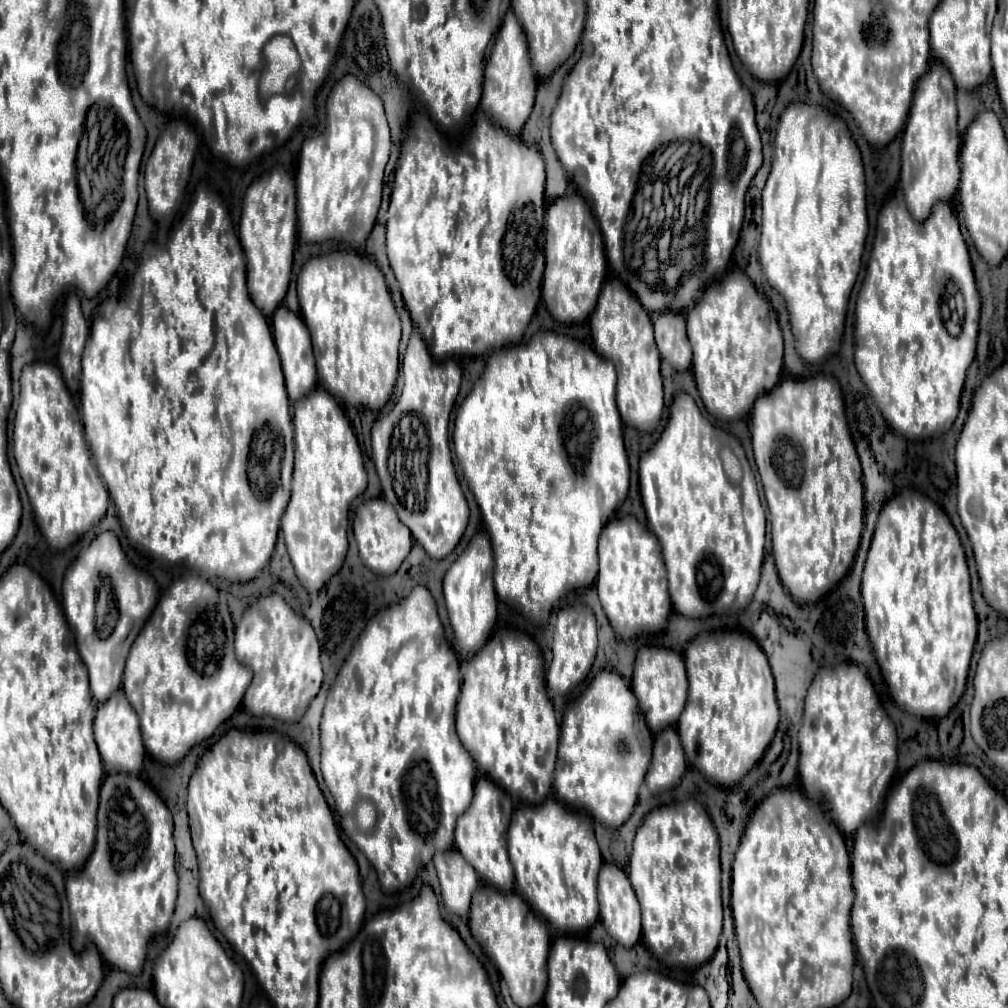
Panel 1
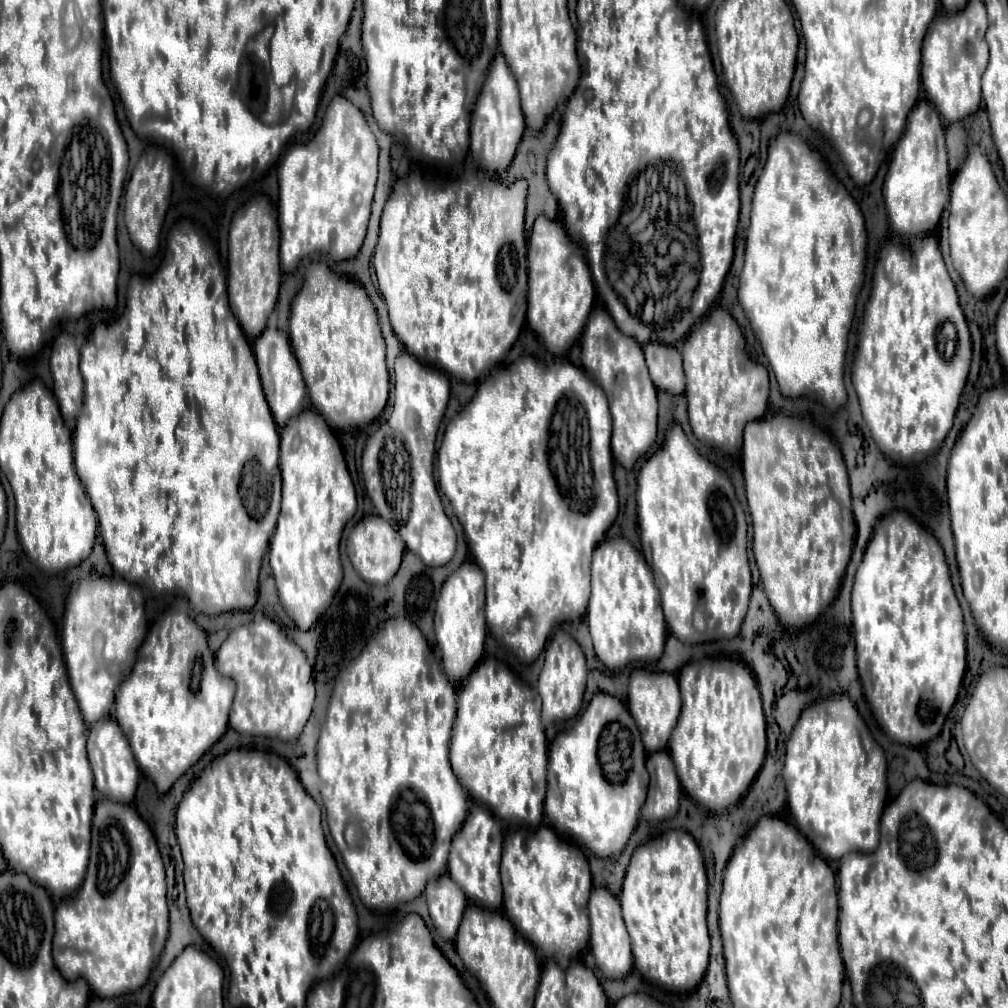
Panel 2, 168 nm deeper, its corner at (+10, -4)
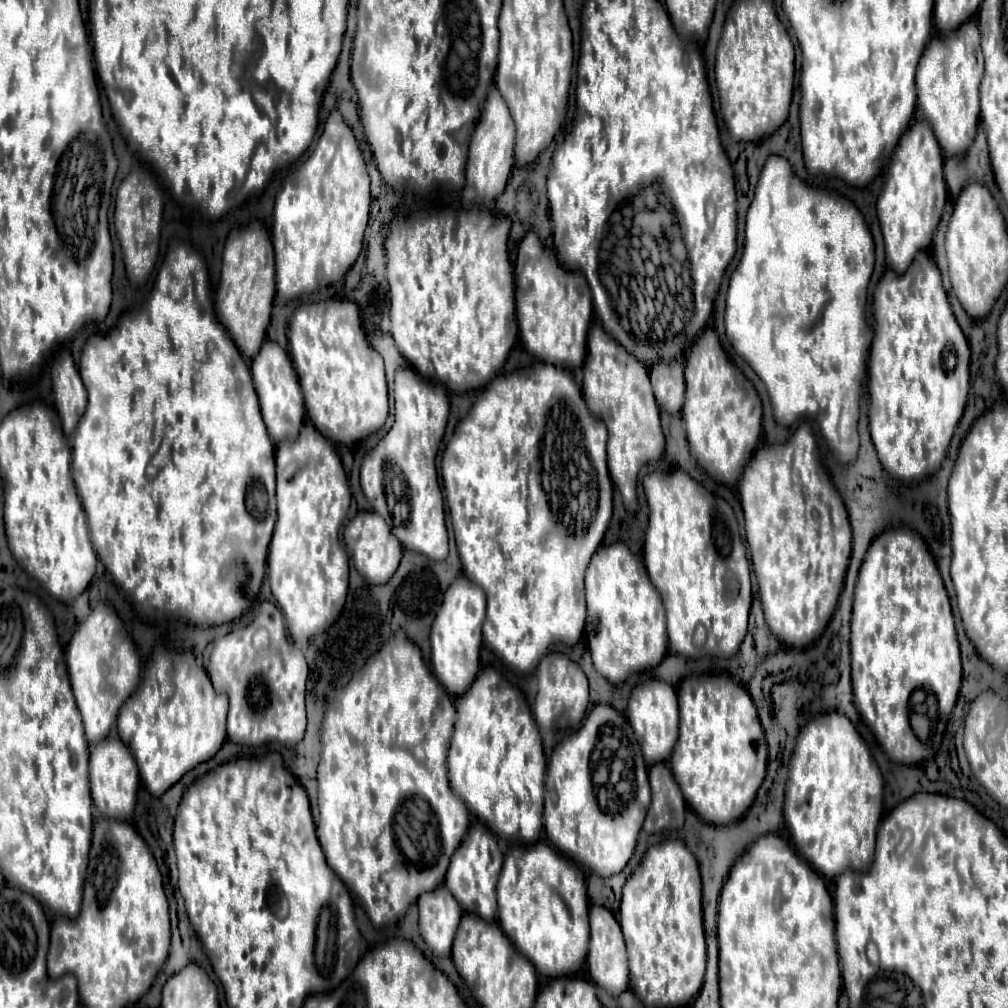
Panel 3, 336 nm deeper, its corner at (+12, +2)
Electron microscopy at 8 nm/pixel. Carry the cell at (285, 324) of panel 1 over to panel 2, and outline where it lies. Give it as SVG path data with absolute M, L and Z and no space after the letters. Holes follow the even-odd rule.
M265 328L265 332L255 340L253 352L255 352L255 360L257 360L257 368L259 368L259 376L261 376L261 386L263 386L269 410L273 414L277 428L283 428L293 416L299 416L299 412L303 412L307 390L303 384L299 364L295 360L295 354L291 352L291 344L289 344L287 336L283 332L279 332L277 328Z

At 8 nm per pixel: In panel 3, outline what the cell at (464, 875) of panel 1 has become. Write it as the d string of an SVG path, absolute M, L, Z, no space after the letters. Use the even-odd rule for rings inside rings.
M445 884L437 886L437 890L431 890L429 894L421 894L421 898L419 898L419 930L433 954L437 954L437 956L449 954L459 920L461 920L461 906L457 906L457 900L453 898L453 894L449 894L449 890L445 890Z

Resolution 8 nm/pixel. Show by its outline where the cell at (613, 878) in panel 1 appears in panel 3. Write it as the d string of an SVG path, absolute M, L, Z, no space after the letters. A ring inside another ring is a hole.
M591 906L589 910L589 922L591 922L591 940L589 940L589 974L591 978L605 988L609 994L617 996L629 986L629 968L627 968L627 950L625 940L621 934L621 926L611 910L605 906Z

